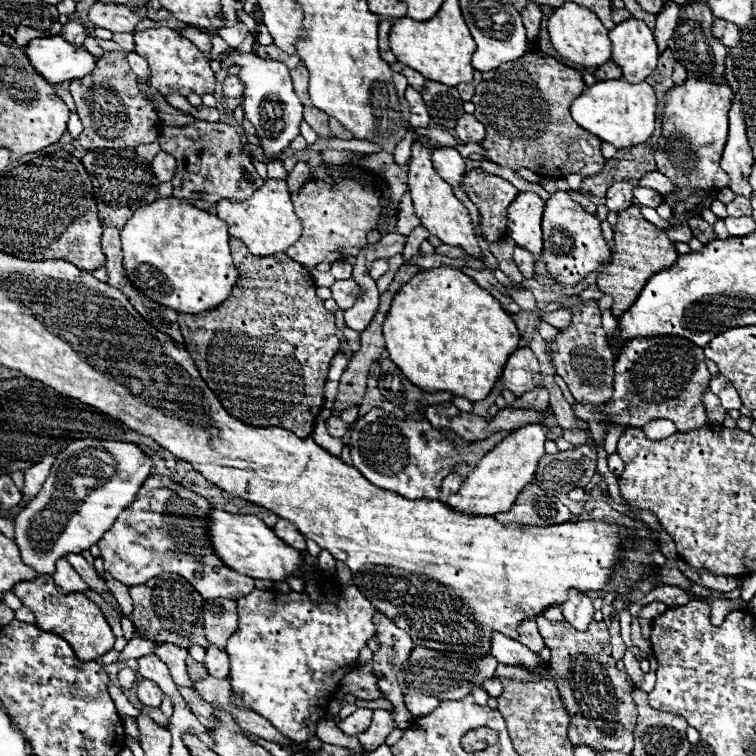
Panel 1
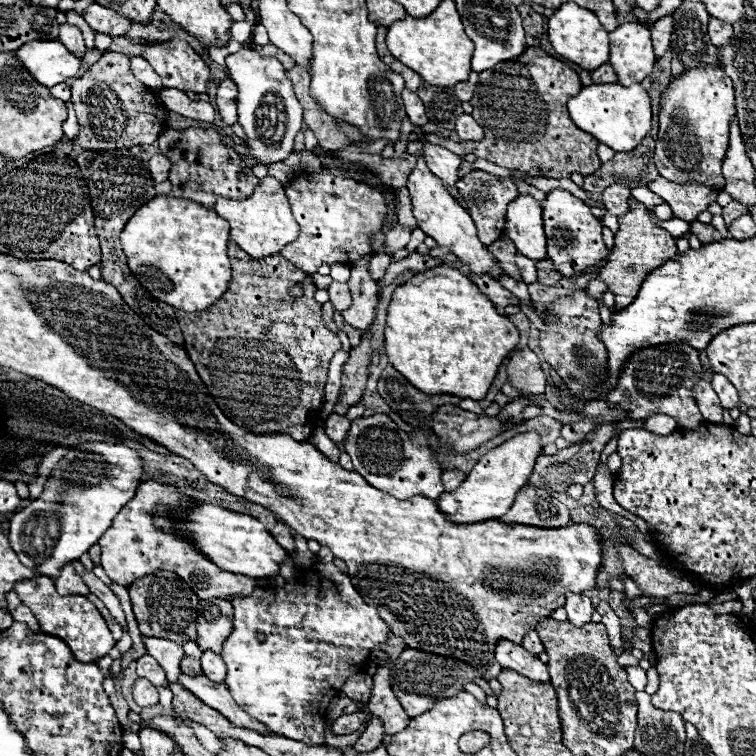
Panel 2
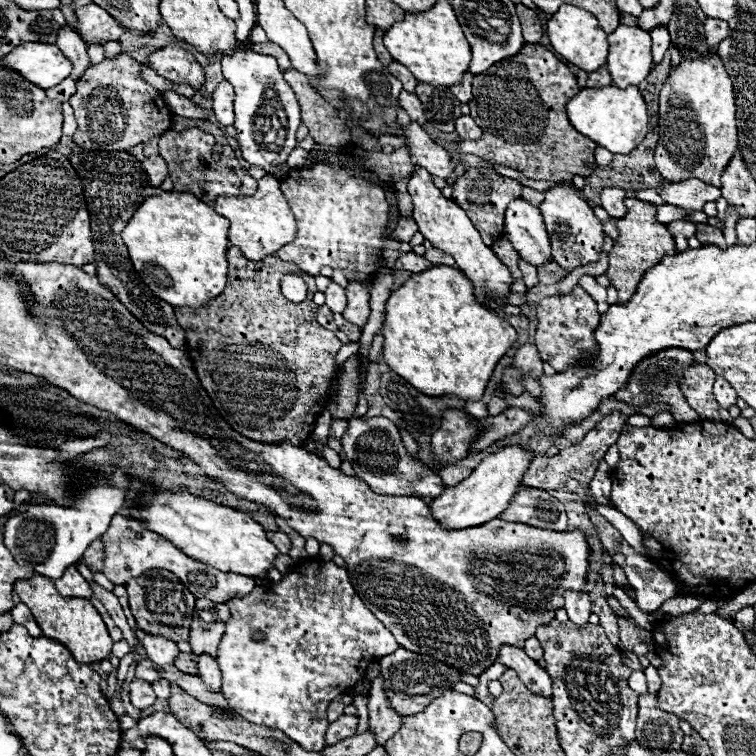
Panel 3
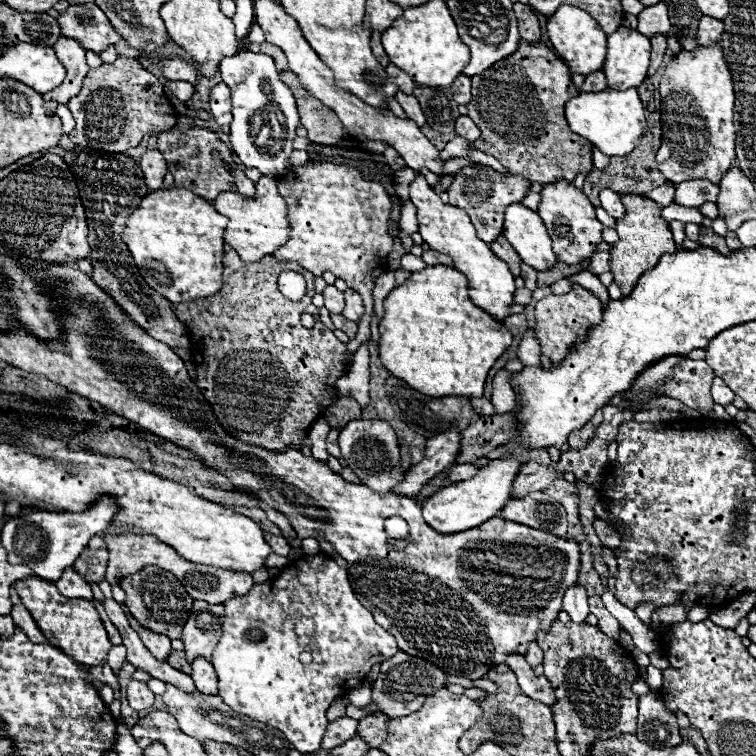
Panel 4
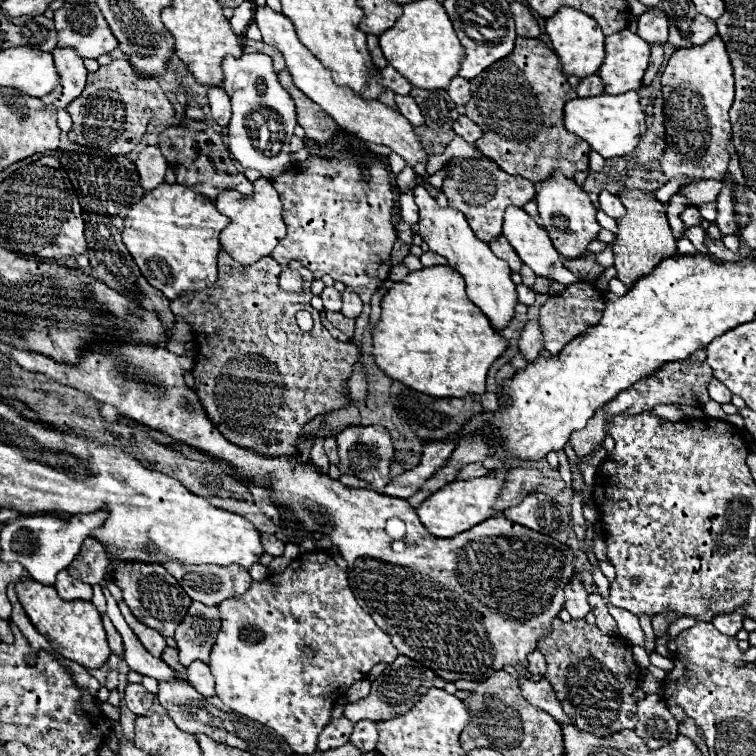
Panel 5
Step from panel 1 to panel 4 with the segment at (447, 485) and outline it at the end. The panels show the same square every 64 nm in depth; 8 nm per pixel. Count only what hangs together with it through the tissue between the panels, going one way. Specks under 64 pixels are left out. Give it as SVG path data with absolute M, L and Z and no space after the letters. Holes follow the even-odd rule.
M456 464L456 466L452 466L452 468L450 468L448 482L468 480L468 478L472 478L476 472L478 472L478 468L476 468L476 466L470 466L470 464Z

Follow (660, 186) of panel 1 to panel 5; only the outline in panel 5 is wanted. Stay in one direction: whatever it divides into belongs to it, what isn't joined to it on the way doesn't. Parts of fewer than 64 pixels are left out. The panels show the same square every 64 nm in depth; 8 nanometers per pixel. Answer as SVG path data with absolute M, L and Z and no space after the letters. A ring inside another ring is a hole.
M697 180L692 184L680 186L680 194L688 200L688 206L698 206L698 204L706 204L706 202L716 202L720 188L722 188L722 182Z

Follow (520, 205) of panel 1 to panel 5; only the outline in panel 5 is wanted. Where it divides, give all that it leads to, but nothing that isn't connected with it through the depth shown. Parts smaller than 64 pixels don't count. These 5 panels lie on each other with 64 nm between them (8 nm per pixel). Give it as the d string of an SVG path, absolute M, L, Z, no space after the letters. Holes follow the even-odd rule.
M508 206L506 208L506 214L504 214L504 232L502 234L514 246L514 250L518 252L522 262L536 272L536 276L544 276L544 278L550 278L552 282L562 282L564 285L576 282L576 276L562 266L560 254L554 250L554 246L552 246L552 242L548 238L548 232L544 228L540 228L534 222L534 218L530 214L526 214L522 208L518 208L518 206Z

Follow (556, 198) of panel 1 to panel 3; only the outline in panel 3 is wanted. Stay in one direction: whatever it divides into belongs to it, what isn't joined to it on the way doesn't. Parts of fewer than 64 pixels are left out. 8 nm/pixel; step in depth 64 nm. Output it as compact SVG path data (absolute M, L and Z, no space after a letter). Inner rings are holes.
M556 186L552 190L546 190L544 196L546 198L540 204L540 212L544 216L546 230L550 236L554 262L558 262L558 266L568 272L572 272L578 266L596 262L602 254L604 230L602 230L602 222L594 216L592 208L572 188L566 186Z

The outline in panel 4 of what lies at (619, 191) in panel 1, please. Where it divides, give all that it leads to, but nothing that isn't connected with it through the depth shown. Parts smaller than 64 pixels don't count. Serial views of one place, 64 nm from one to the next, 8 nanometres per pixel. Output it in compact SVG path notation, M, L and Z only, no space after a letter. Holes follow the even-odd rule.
M604 188L600 192L600 202L602 202L602 208L612 216L612 218L622 218L626 214L626 208L624 204L620 202L622 194L620 192L614 192L610 188Z

